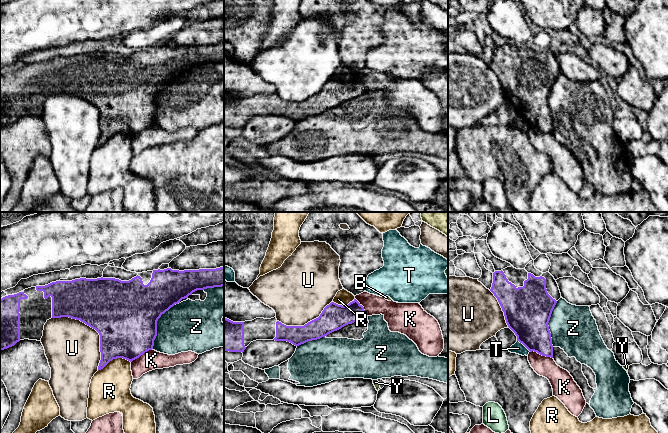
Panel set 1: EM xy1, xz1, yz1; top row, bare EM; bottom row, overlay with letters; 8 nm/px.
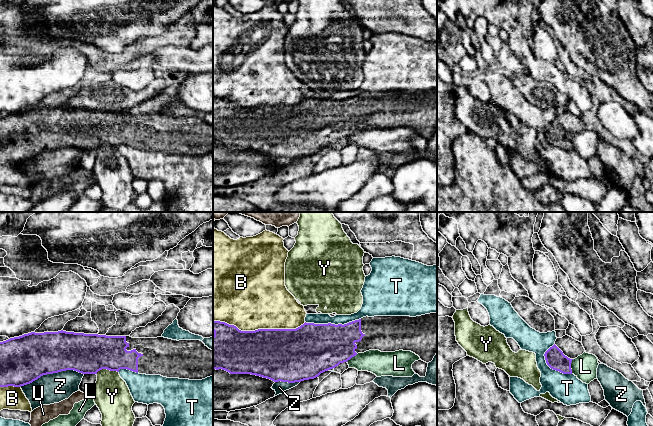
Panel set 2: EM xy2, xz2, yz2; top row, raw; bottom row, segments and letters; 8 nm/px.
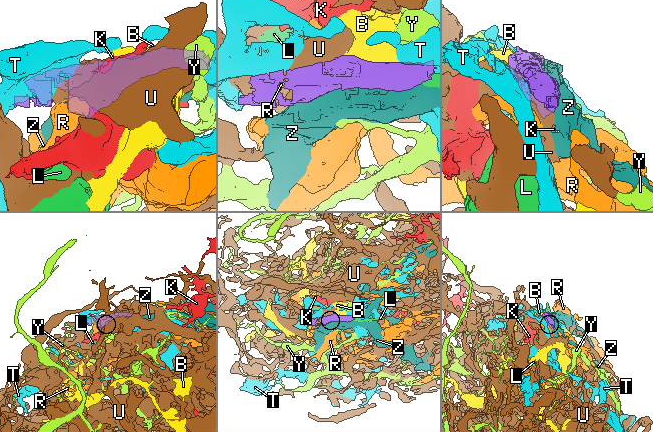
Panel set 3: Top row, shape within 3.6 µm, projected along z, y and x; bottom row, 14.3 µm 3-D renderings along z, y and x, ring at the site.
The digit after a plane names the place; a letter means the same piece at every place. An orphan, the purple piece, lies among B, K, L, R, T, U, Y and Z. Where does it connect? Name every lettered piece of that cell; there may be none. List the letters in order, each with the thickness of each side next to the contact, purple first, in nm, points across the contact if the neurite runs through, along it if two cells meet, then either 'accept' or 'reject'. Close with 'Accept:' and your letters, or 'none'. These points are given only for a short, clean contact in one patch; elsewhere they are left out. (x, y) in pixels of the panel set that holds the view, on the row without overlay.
B: calibres 420 and 500 nm; reject
K: calibres 280 and 170 nm; border yz1 (530, 127), (536, 127), (552, 134); reject
L: calibres 160 and 190 nm; border yz2 (573, 135), (571, 138), (571, 149); reject
R: calibres 460 and 320 nm; border xy1 (130, 137), (124, 134), (113, 134), (98, 146); reject
T: calibres 400 and 80 nm; reject
U: calibres 480 and 440 nm; reject
Y: calibres 320 and 300 nm; border xy2 (118, 148), (100, 145), (96, 150); reject
Z: calibres 380 and 240 nm; reject
Accept: none

